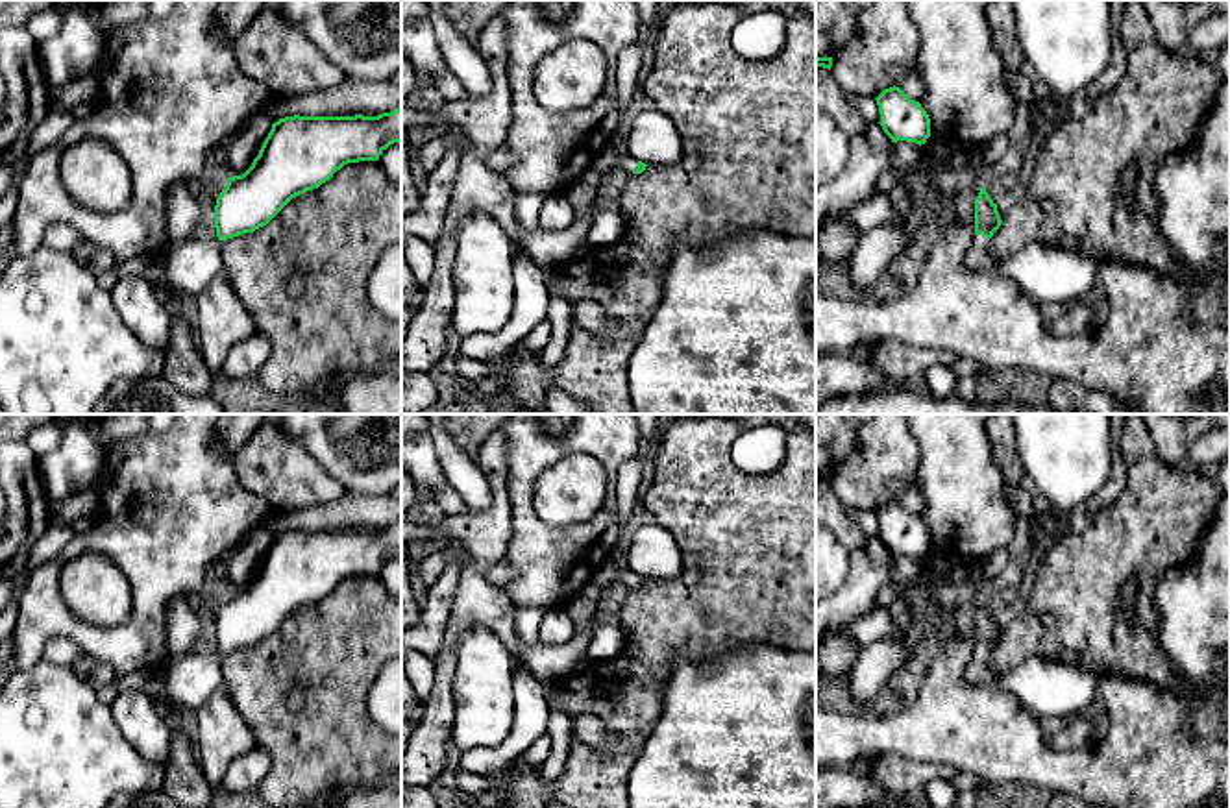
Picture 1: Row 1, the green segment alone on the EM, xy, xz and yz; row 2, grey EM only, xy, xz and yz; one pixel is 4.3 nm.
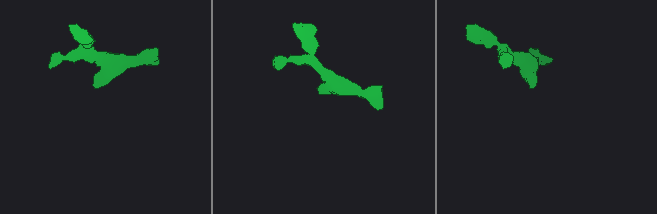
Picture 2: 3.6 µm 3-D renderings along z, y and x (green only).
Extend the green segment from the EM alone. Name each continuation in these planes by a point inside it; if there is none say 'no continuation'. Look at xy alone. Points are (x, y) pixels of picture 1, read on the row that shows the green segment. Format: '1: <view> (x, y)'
1: xy (189, 269)

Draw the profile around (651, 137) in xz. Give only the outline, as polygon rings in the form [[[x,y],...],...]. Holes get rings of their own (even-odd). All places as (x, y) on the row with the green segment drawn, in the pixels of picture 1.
[[[649,107],[633,120],[623,150],[646,165],[675,165],[681,161],[683,144],[675,124]]]

